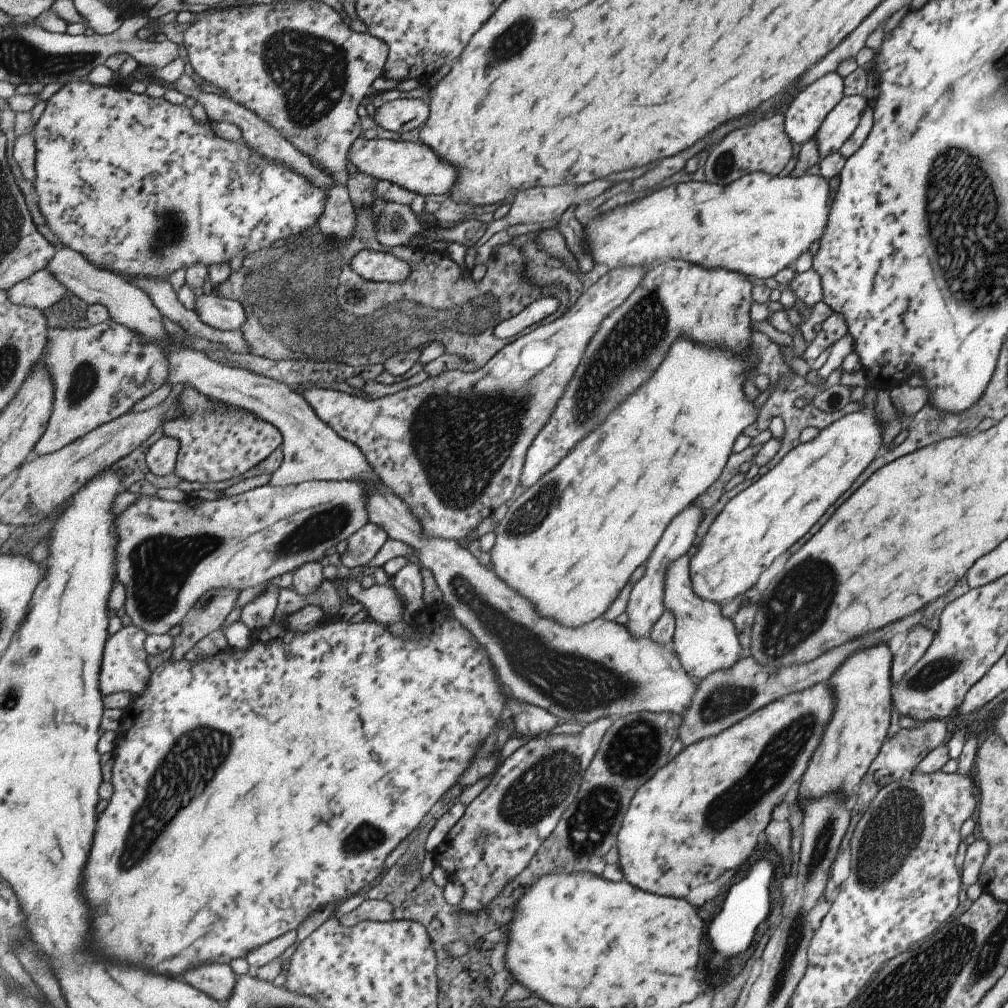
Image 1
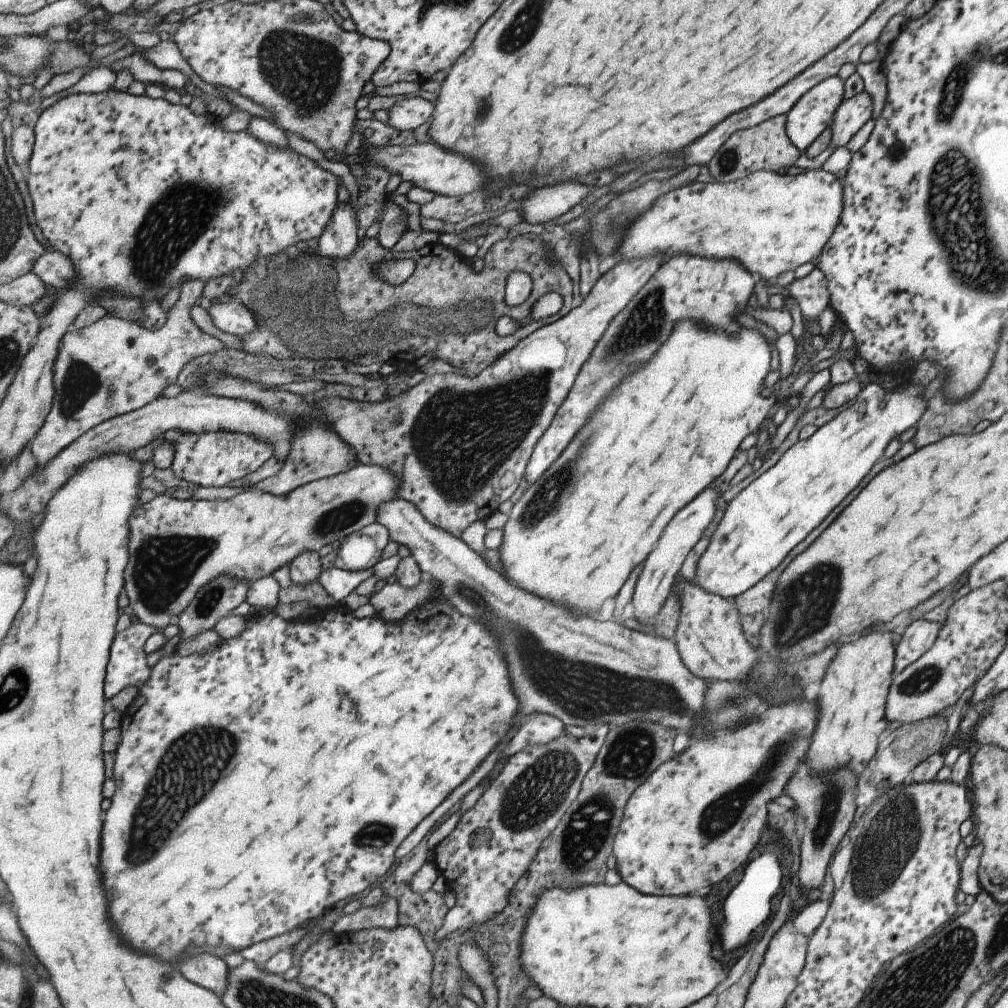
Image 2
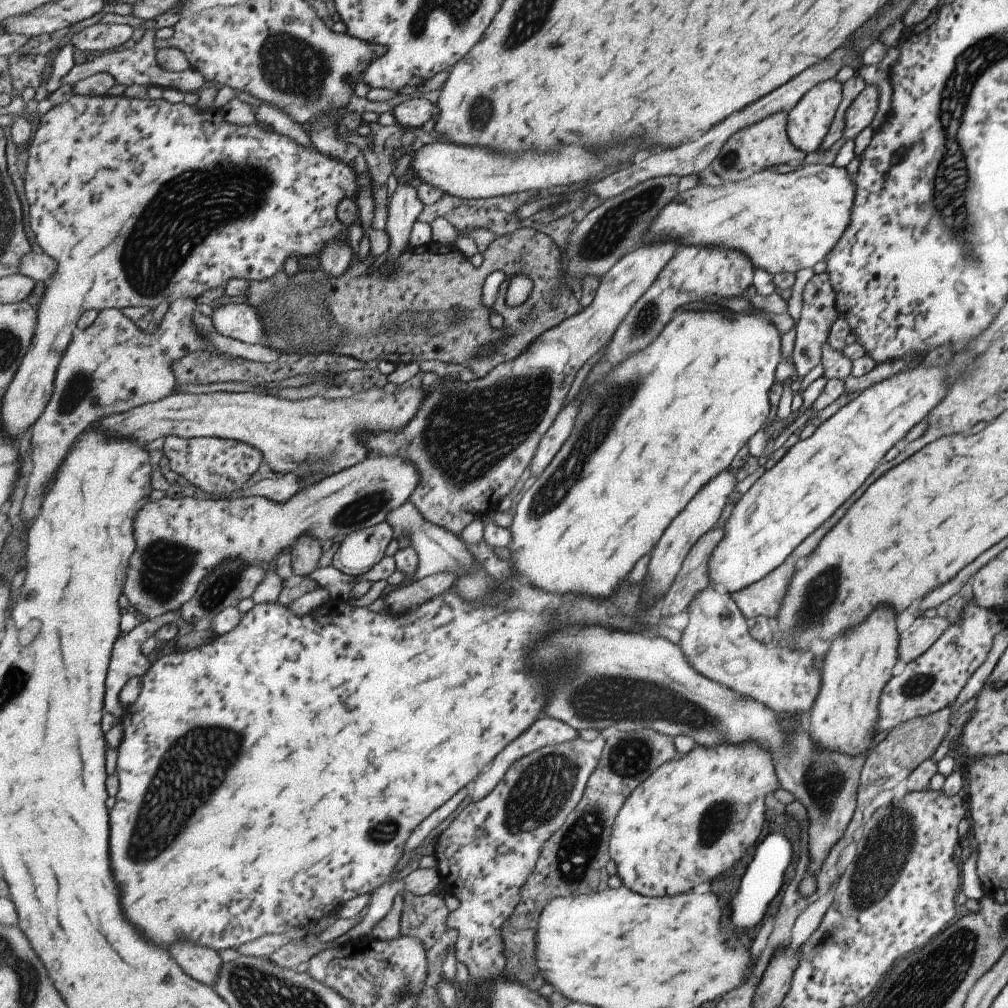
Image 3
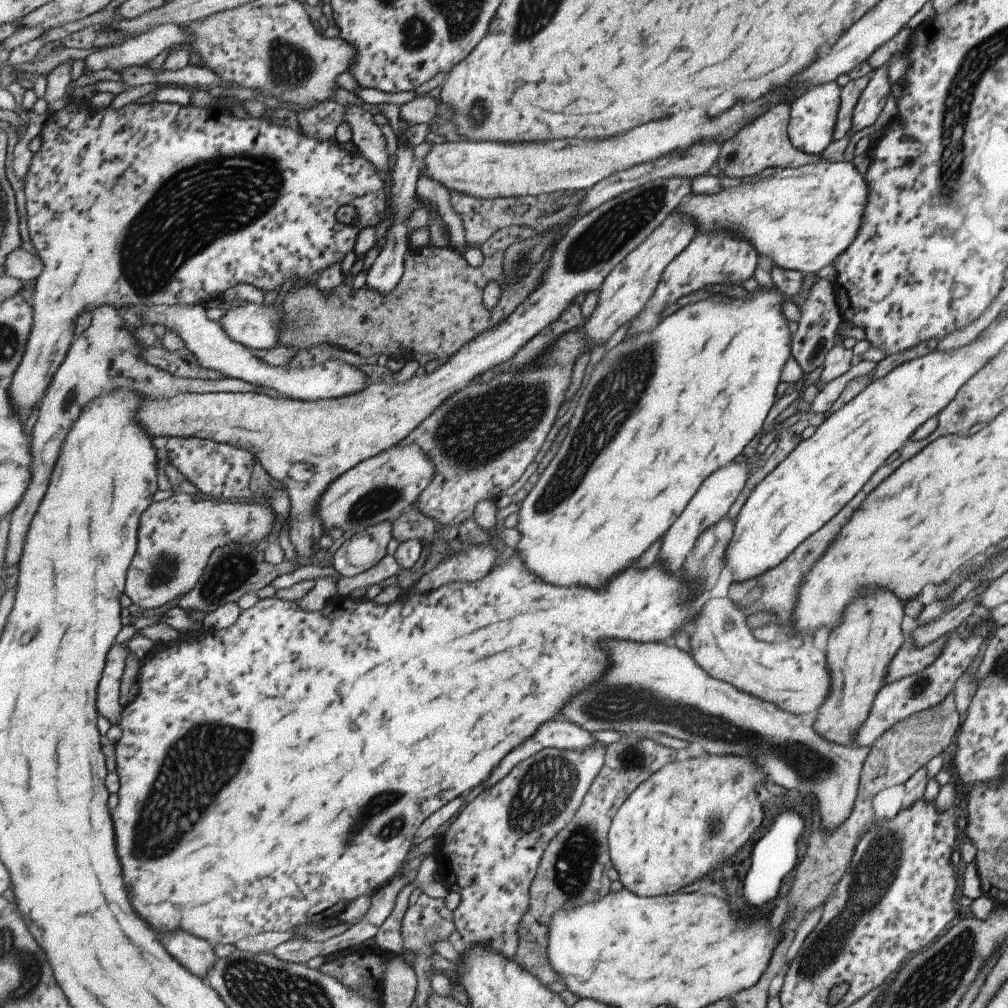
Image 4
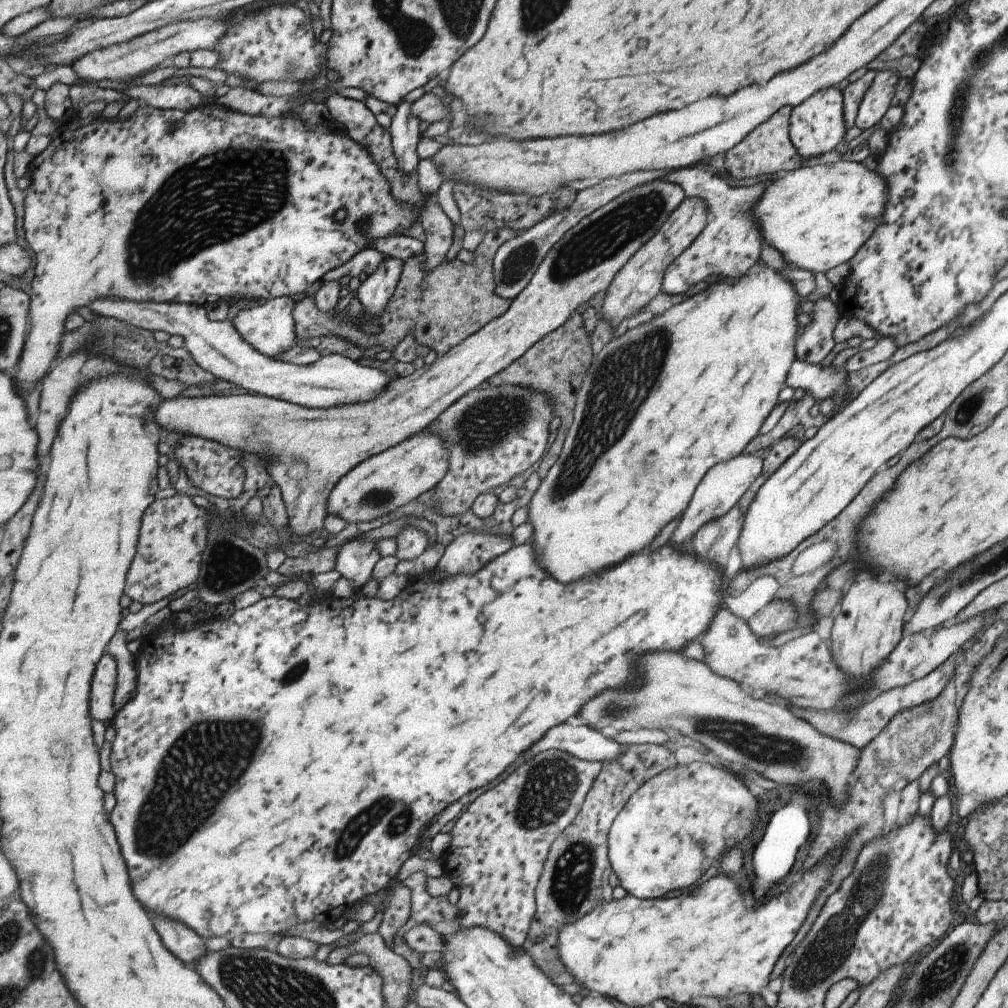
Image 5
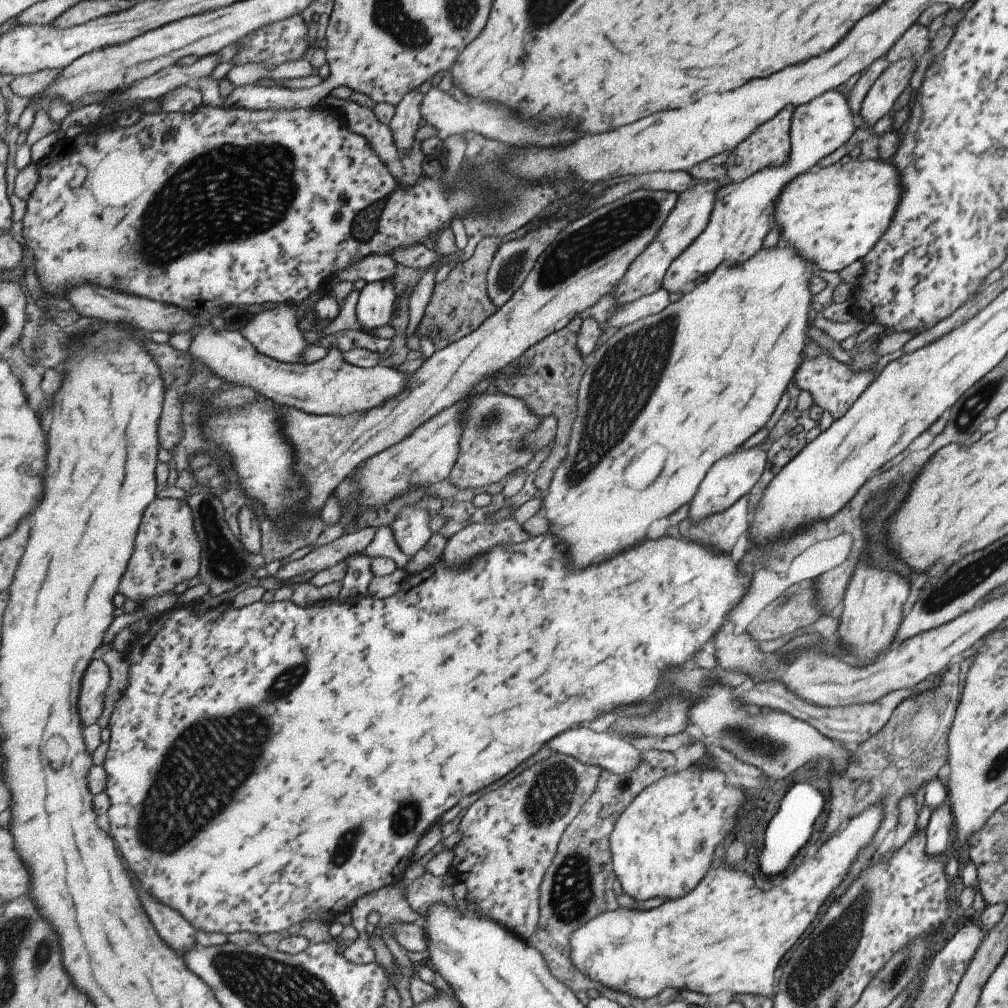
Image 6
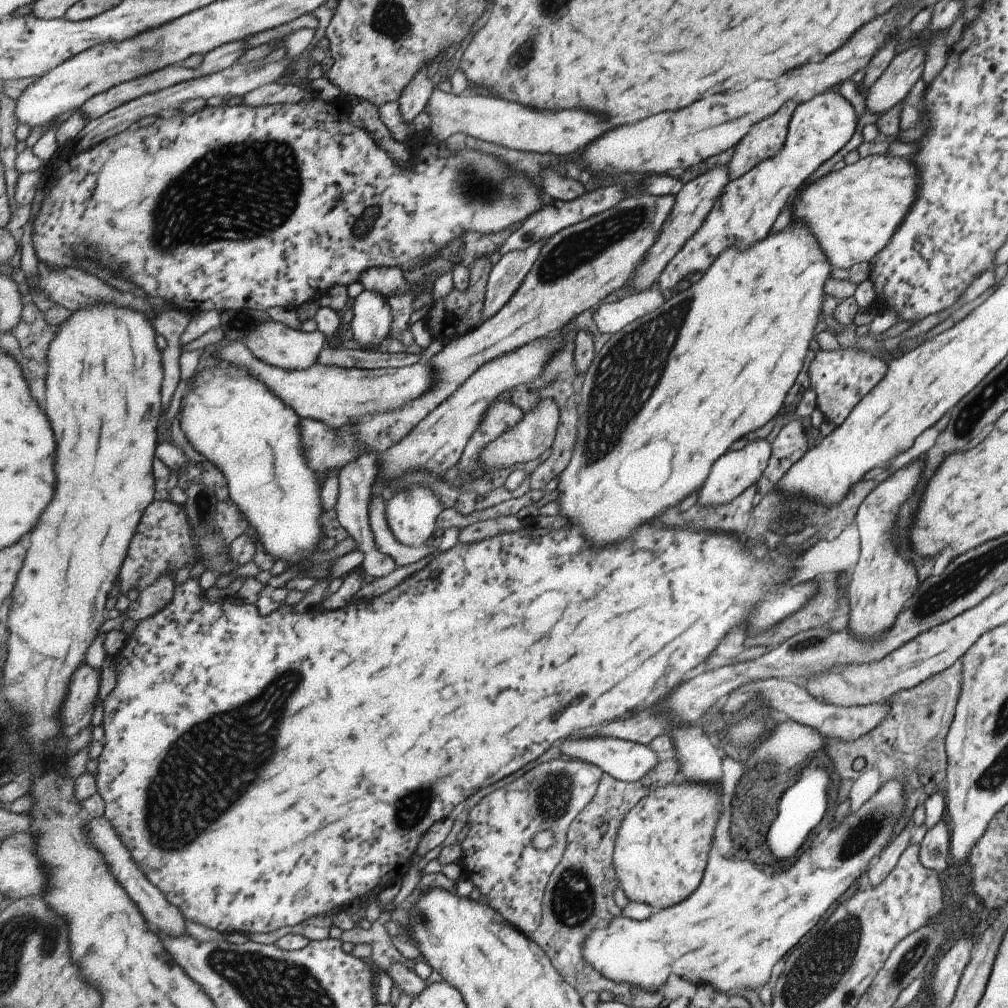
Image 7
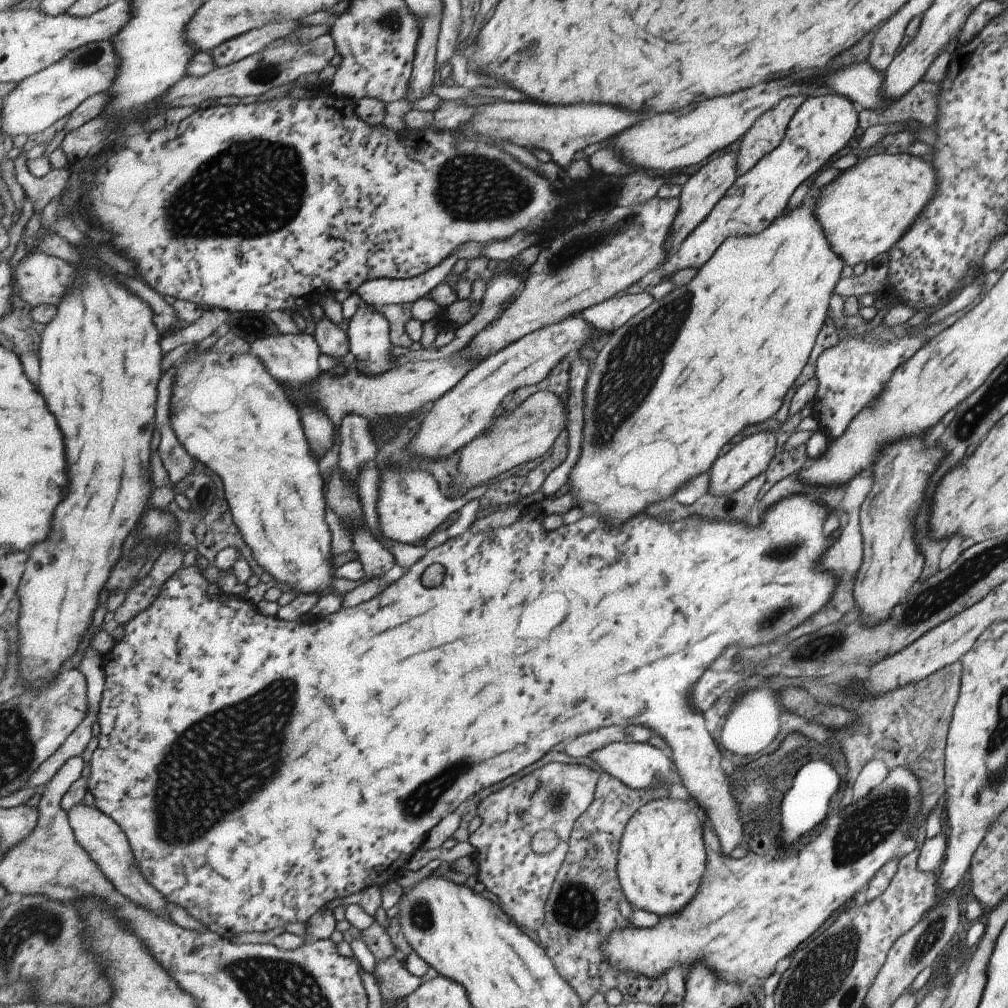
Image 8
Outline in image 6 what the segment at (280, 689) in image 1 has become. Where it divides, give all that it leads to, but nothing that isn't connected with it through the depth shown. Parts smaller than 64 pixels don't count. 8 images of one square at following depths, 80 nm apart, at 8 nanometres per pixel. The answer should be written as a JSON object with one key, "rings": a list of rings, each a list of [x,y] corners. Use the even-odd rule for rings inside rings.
{"rings":[[[545,534],[531,537],[522,543],[501,545],[486,552],[480,558],[454,567],[447,567],[444,560],[432,565],[420,573],[409,575],[402,584],[397,595],[380,599],[367,594],[365,597],[352,598],[348,601],[327,599],[324,602],[317,602],[311,607],[303,607],[291,601],[273,601],[270,603],[259,601],[245,608],[237,607],[237,612],[227,612],[225,607],[211,609],[205,614],[199,614],[196,604],[188,604],[175,610],[164,617],[157,617],[151,620],[151,626],[143,635],[133,641],[131,650],[125,653],[126,659],[131,663],[131,674],[129,688],[125,691],[123,698],[115,705],[115,710],[109,720],[109,728],[112,730],[112,739],[109,742],[109,749],[106,760],[103,764],[108,774],[106,794],[109,796],[111,807],[104,819],[106,828],[114,836],[118,844],[118,850],[129,862],[129,868],[139,878],[139,884],[143,890],[151,892],[159,902],[165,902],[167,906],[173,906],[173,910],[179,911],[197,929],[205,932],[223,932],[227,937],[235,933],[251,933],[258,936],[271,933],[280,933],[289,930],[293,925],[305,921],[324,921],[330,923],[337,910],[349,911],[351,906],[363,898],[365,894],[377,892],[382,886],[394,885],[405,874],[405,870],[411,866],[414,852],[420,844],[421,837],[439,820],[447,810],[451,810],[455,804],[461,802],[461,798],[479,792],[483,788],[489,788],[493,782],[501,780],[509,772],[513,772],[521,762],[531,758],[537,750],[557,737],[559,733],[566,732],[575,726],[585,726],[586,721],[595,720],[607,712],[617,712],[619,709],[626,709],[626,706],[634,705],[639,701],[643,702],[651,693],[661,686],[662,678],[666,676],[667,666],[681,667],[681,665],[693,658],[693,654],[701,648],[708,648],[714,634],[721,628],[723,621],[727,620],[727,612],[731,606],[745,594],[745,576],[740,572],[737,564],[731,562],[729,554],[719,551],[711,551],[701,547],[687,538],[677,535],[675,538],[670,534],[659,537],[659,540],[647,540],[639,544],[637,548],[631,548],[627,552],[617,554],[615,558],[601,562],[599,566],[591,566],[585,572],[567,572],[567,556],[565,556],[565,544],[555,535]]]}

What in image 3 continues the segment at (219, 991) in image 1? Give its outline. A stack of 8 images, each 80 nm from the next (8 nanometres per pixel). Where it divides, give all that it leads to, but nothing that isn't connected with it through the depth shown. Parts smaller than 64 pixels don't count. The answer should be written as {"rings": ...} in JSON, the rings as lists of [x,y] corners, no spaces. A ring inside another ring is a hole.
{"rings":[[[177,944],[171,948],[171,956],[191,974],[191,978],[211,984],[214,987],[218,983],[222,966],[225,964],[221,956],[209,948],[203,946],[191,946],[191,944]]]}

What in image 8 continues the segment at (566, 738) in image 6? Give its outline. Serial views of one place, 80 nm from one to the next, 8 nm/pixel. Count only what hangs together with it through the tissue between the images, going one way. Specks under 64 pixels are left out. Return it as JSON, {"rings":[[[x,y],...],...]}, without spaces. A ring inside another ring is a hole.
{"rings":[[[614,742],[594,750],[589,757],[600,766],[603,772],[615,775],[627,786],[635,789],[644,789],[649,785],[656,785],[659,781],[663,781],[671,788],[672,782],[675,782],[671,780],[671,776],[668,776],[673,771],[671,759],[667,758],[661,752],[661,749],[655,748],[648,743]]]}

